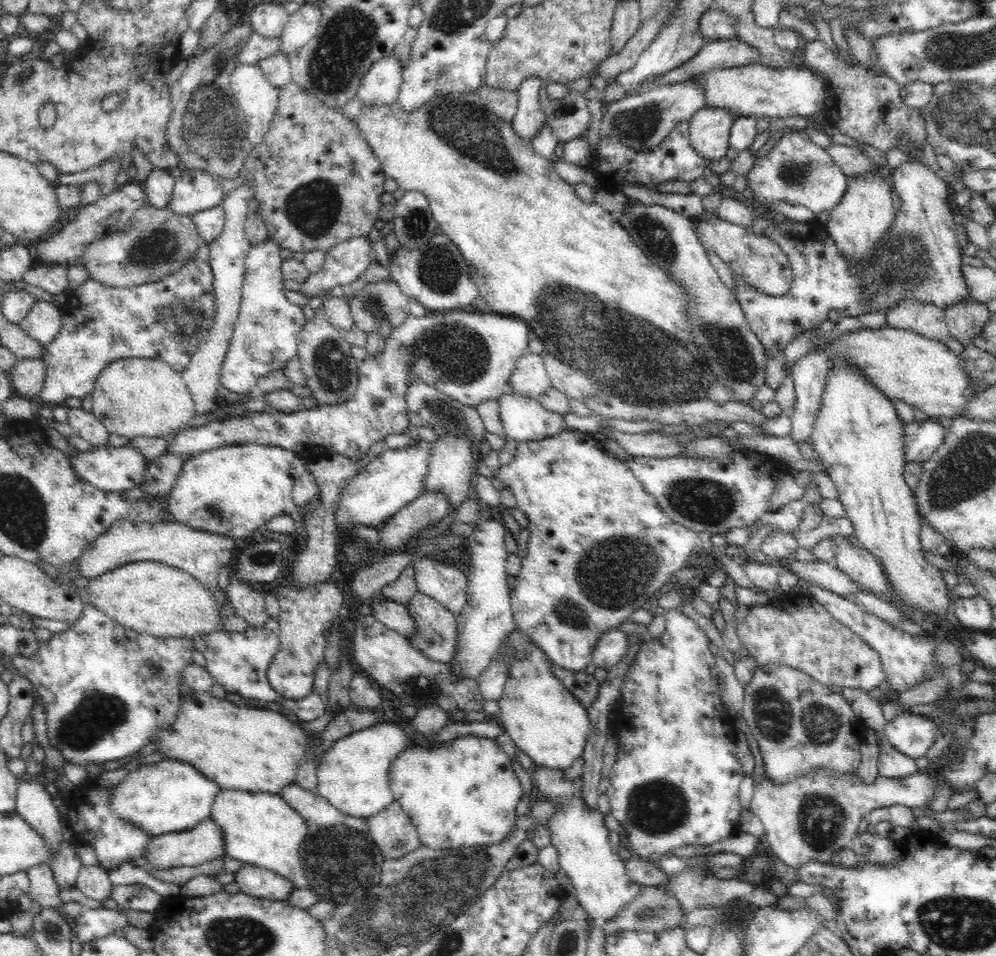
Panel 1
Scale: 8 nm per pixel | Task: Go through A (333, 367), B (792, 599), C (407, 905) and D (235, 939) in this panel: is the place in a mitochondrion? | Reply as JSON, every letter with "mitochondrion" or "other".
{"A":"mitochondrion","B":"other","C":"mitochondrion","D":"mitochondrion"}

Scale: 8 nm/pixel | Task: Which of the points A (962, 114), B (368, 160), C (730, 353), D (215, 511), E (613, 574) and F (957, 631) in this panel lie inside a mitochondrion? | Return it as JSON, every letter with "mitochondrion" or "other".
{"A":"mitochondrion","B":"other","C":"mitochondrion","D":"mitochondrion","E":"mitochondrion","F":"other"}

